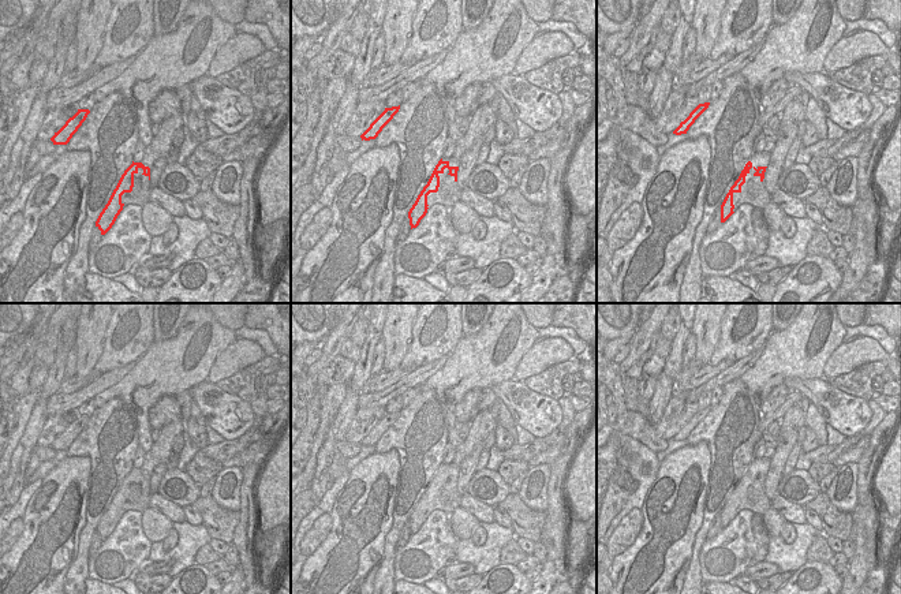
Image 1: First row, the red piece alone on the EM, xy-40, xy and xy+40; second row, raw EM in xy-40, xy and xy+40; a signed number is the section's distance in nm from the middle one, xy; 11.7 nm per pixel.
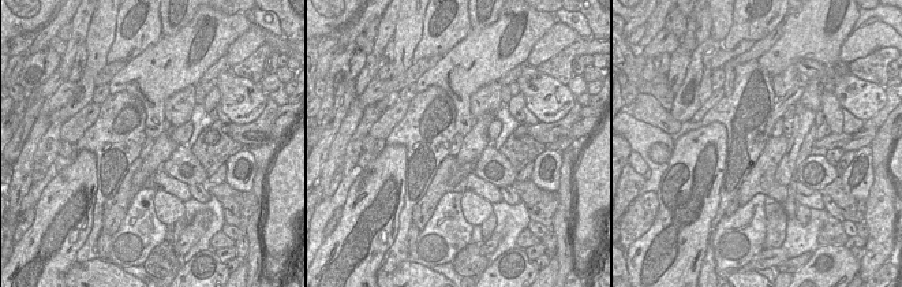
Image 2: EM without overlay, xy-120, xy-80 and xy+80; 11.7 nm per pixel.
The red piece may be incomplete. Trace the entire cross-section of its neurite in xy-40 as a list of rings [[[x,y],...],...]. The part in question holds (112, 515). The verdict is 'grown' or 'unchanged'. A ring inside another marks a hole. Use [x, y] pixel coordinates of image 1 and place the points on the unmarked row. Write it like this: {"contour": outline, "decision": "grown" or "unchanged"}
{"contour": [[[134,468],[124,477],[116,494],[113,496],[108,509],[100,519],[96,533],[101,537],[101,541],[105,541],[112,531],[115,530],[117,522],[123,516],[124,509],[121,508],[121,501],[124,498],[131,498],[134,493],[134,481],[138,479],[138,475],[142,474],[145,482],[150,486],[150,474],[145,472],[142,468]]], "decision": "unchanged"}

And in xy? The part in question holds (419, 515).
{"contour": [[[442,464],[438,467],[438,470],[435,471],[427,490],[423,493],[423,496],[420,497],[420,500],[418,501],[415,509],[412,511],[412,513],[408,518],[408,524],[410,524],[410,531],[411,535],[416,534],[420,528],[420,526],[426,522],[427,519],[427,501],[430,498],[437,498],[438,493],[440,493],[440,479],[444,479],[444,475],[448,474],[450,482],[455,483],[455,487],[457,487],[457,477],[459,472],[450,472],[449,467],[444,467]]], "decision": "unchanged"}

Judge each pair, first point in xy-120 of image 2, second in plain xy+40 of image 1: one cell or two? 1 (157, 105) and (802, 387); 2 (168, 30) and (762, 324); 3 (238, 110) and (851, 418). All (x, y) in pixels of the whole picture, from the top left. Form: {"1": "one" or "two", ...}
{"1": "two", "2": "two", "3": "one"}

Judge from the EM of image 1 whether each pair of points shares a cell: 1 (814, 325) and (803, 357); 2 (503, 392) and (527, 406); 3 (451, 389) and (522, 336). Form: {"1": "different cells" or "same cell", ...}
{"1": "same cell", "2": "same cell", "3": "same cell"}

